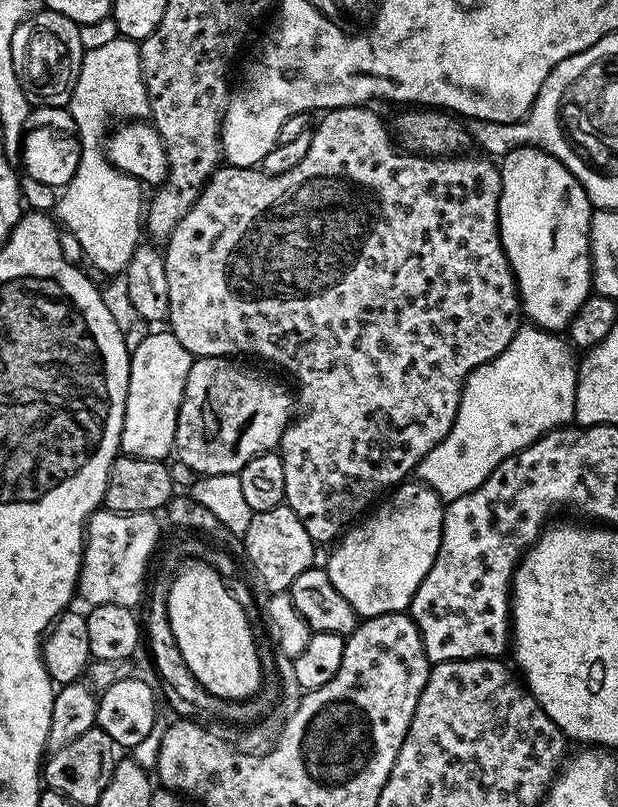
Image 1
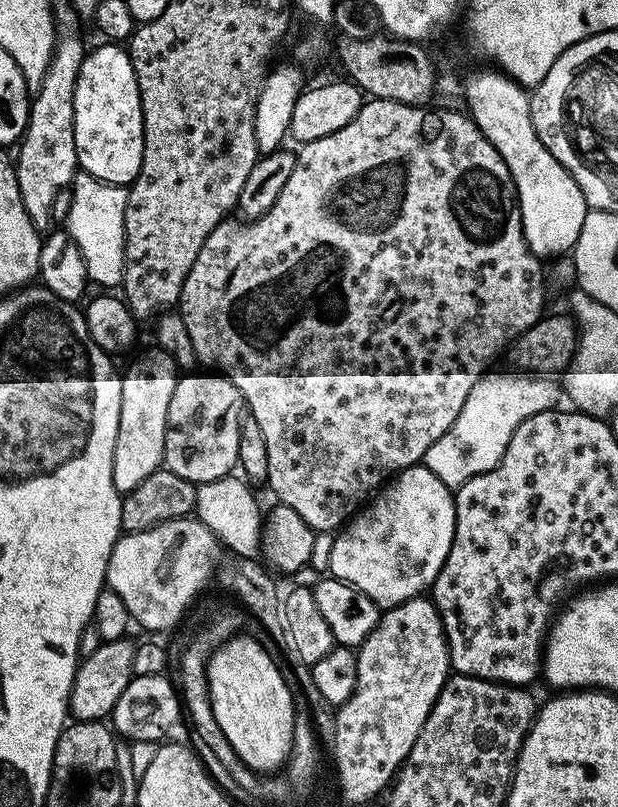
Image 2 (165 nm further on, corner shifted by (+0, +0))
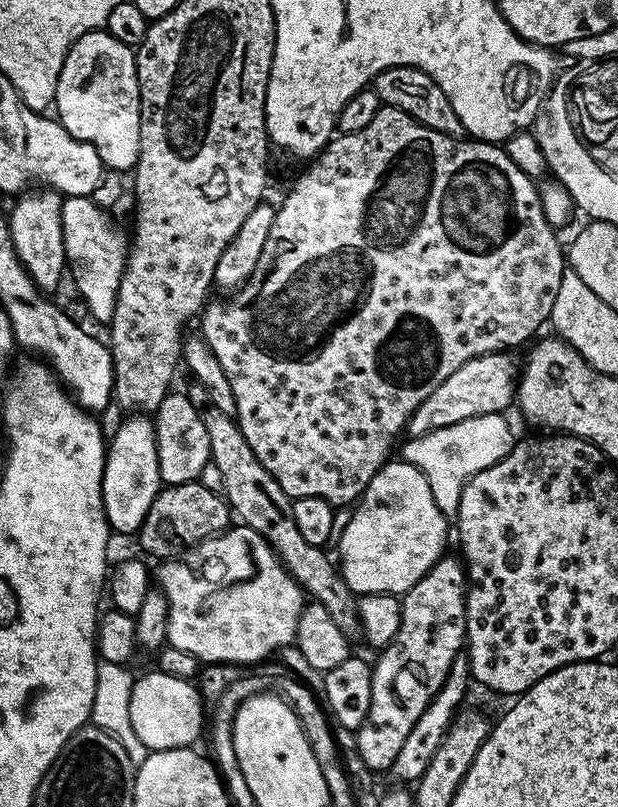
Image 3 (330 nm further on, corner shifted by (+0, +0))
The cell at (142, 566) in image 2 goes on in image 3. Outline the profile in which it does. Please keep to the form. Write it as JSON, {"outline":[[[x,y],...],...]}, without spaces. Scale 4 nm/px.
{"outline":[[[229,526],[223,532],[217,532],[215,536],[209,536],[206,540],[201,540],[194,549],[194,555],[200,561],[191,568],[188,564],[183,564],[183,559],[168,558],[154,568],[154,580],[161,592],[164,593],[168,603],[168,639],[167,643],[173,644],[178,650],[186,650],[186,654],[194,654],[197,661],[208,664],[220,664],[219,666],[241,666],[248,664],[255,666],[260,661],[267,661],[273,654],[279,653],[280,649],[291,645],[296,638],[296,626],[300,612],[306,603],[306,593],[303,588],[297,584],[296,580],[284,568],[283,562],[276,557],[276,551],[268,545],[266,538],[254,530],[243,526]]]}

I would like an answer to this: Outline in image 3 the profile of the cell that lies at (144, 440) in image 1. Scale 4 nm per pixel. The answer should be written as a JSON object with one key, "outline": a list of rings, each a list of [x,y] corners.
{"outline":[[[132,414],[121,419],[116,432],[107,441],[102,474],[102,502],[109,529],[113,533],[139,533],[146,510],[161,487],[155,423],[144,414]]]}

